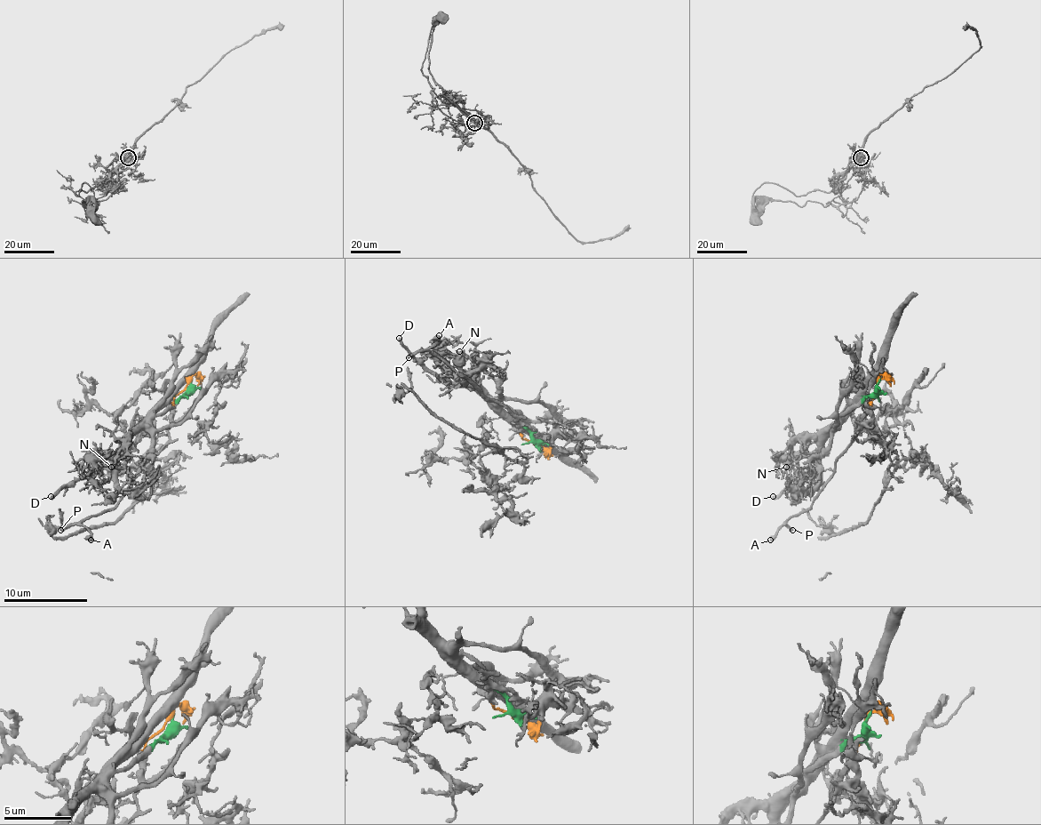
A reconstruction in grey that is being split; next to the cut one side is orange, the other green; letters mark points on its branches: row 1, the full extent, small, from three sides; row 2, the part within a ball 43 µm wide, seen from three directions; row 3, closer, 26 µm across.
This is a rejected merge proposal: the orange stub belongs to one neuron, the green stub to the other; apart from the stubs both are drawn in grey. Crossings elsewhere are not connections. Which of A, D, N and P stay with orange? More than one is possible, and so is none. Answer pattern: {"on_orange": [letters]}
{"on_orange": ["A", "P"]}

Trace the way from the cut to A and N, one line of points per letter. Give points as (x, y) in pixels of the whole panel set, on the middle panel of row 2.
A: (537, 444), (523, 437), (517, 419), (497, 402), (489, 400), (431, 349), (439, 335)
N: (539, 444), (491, 397), (479, 377), (479, 366), (460, 352)

